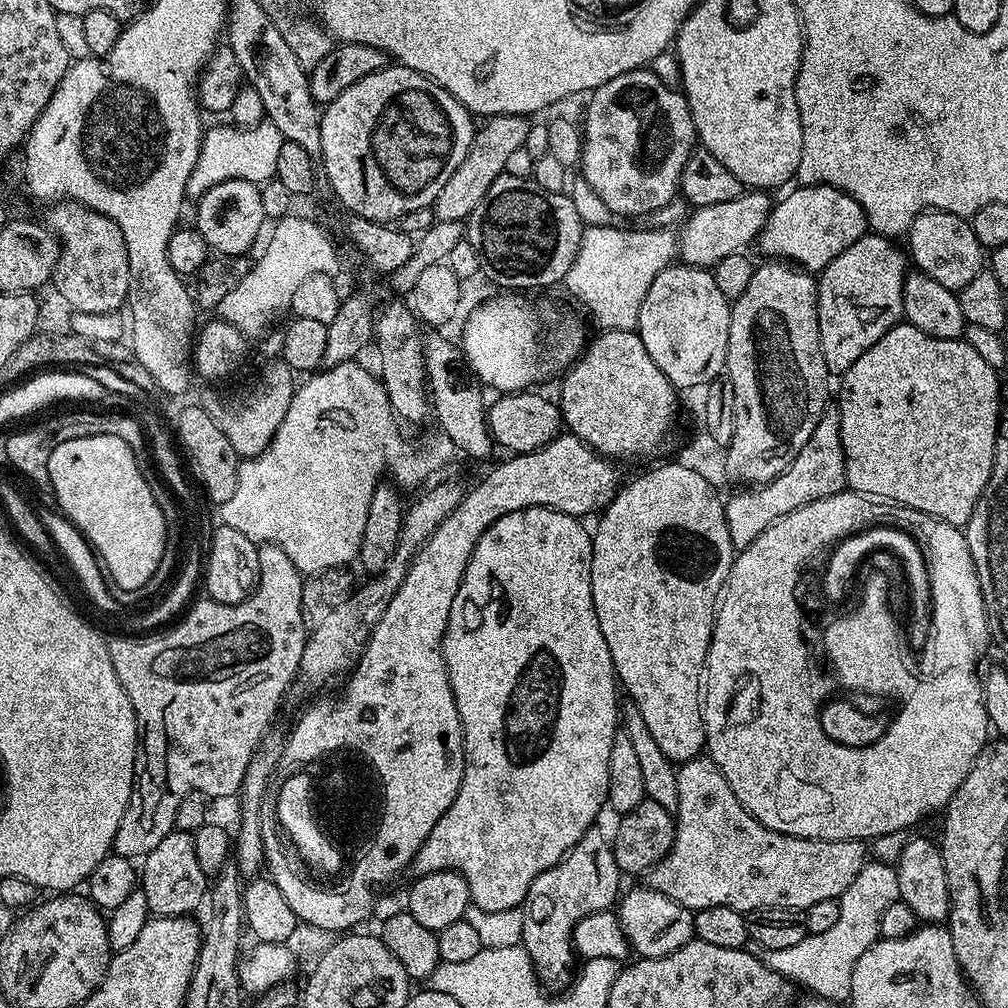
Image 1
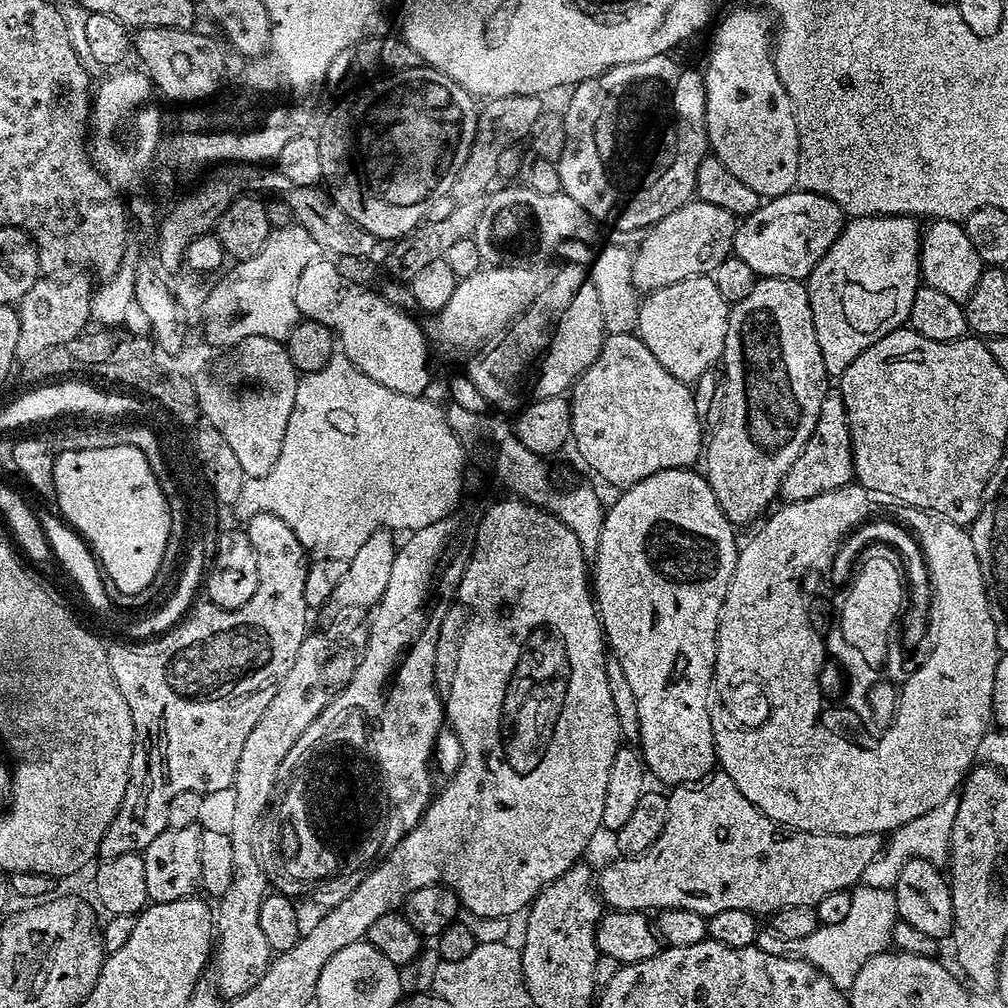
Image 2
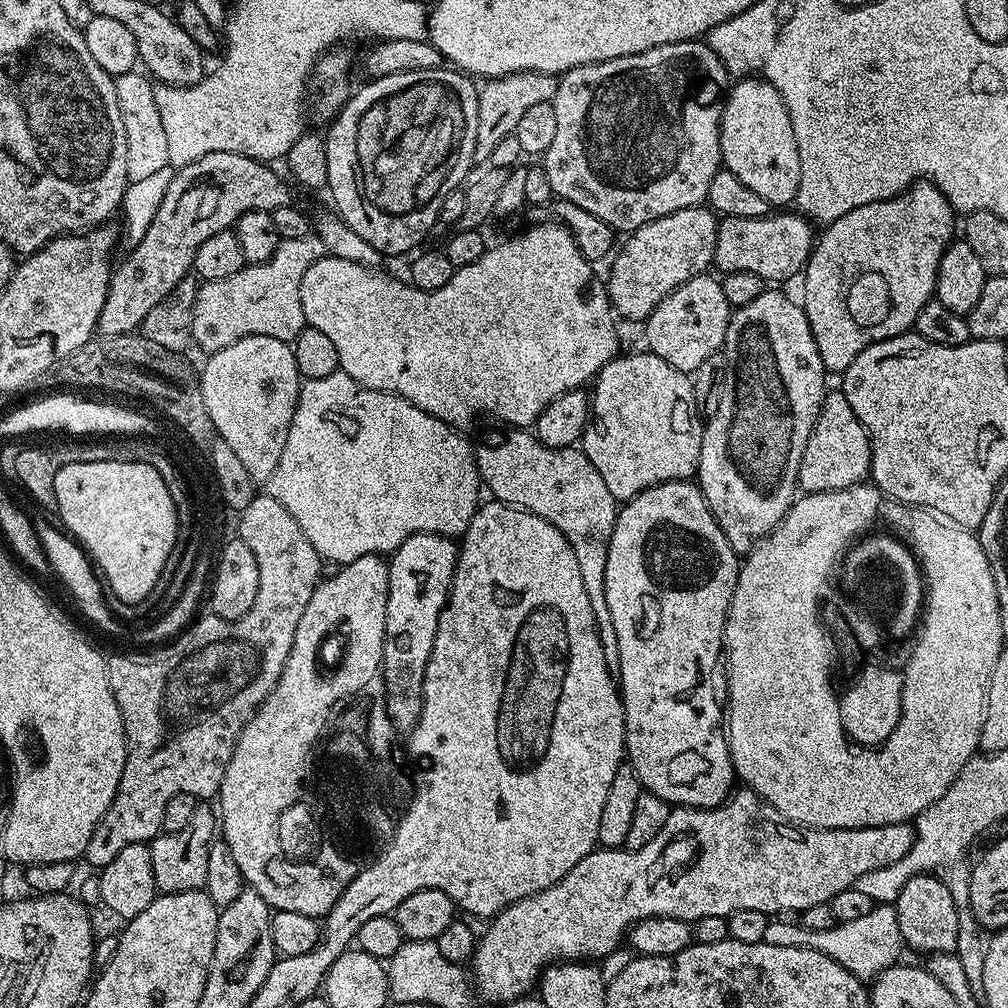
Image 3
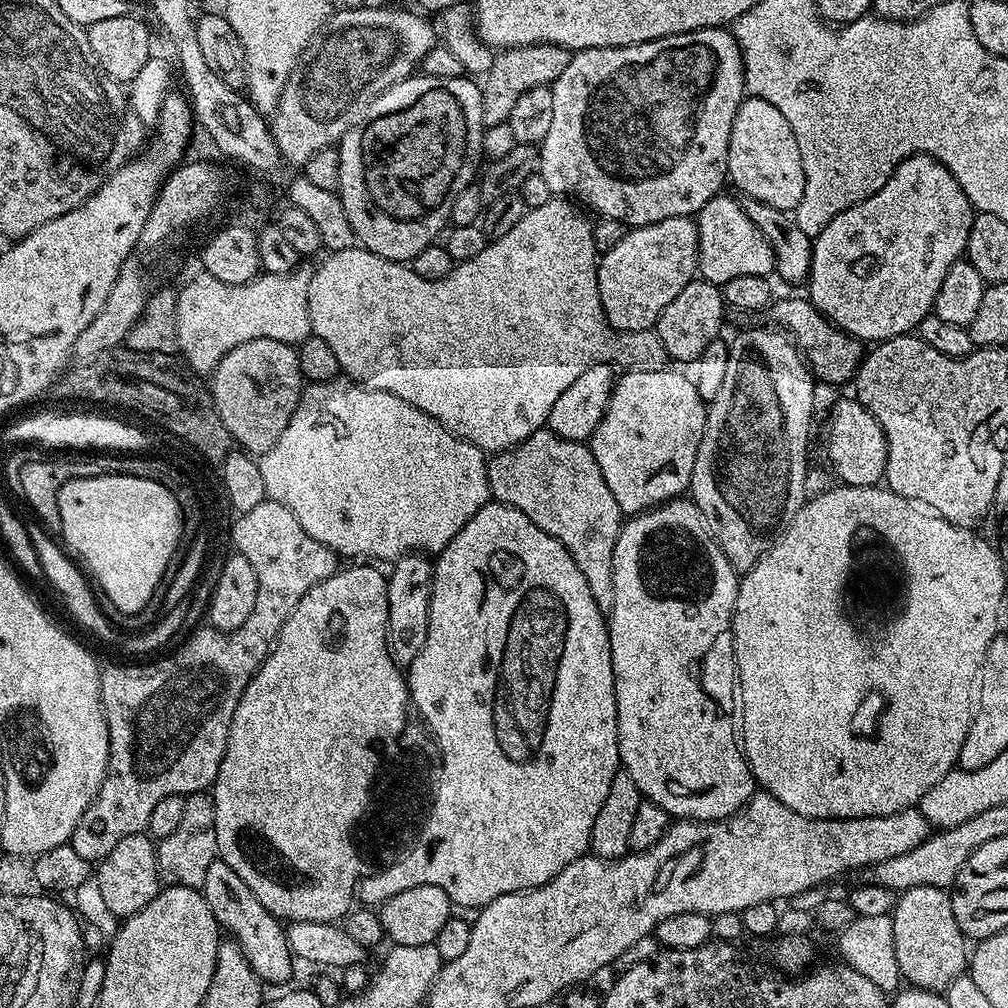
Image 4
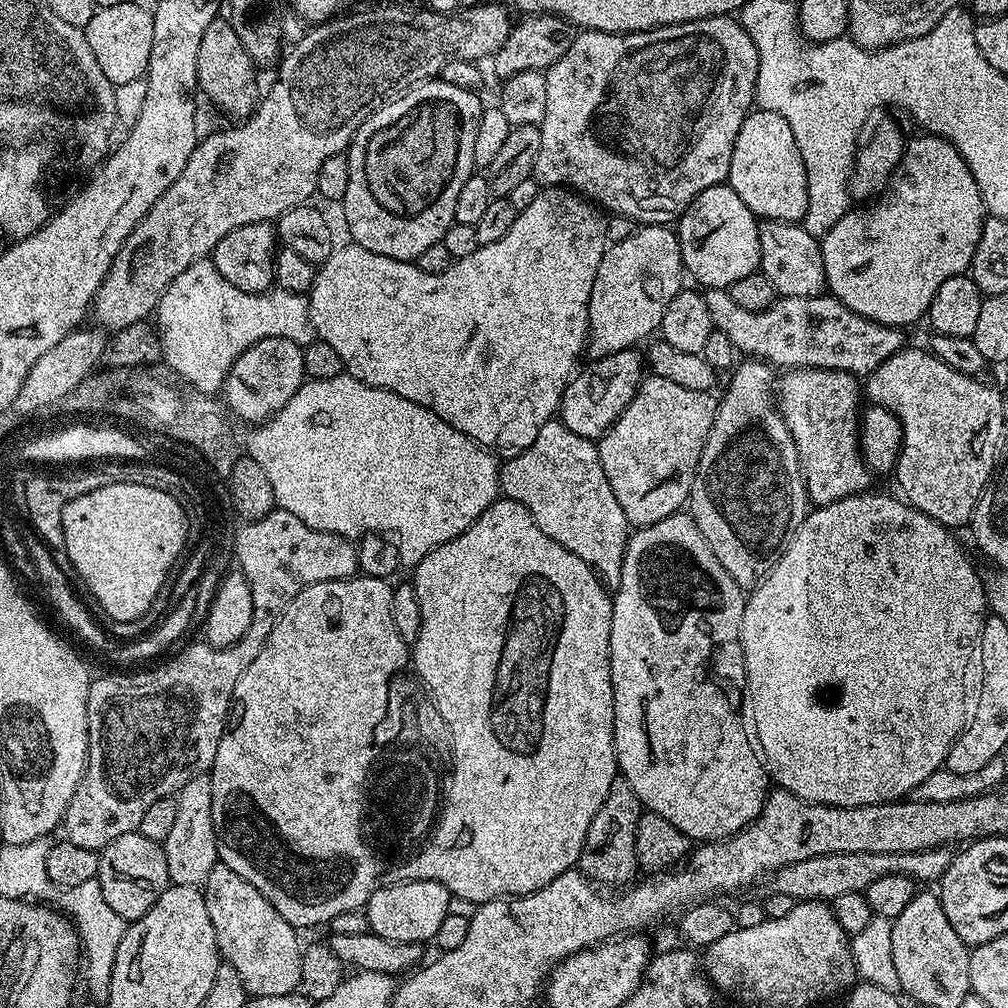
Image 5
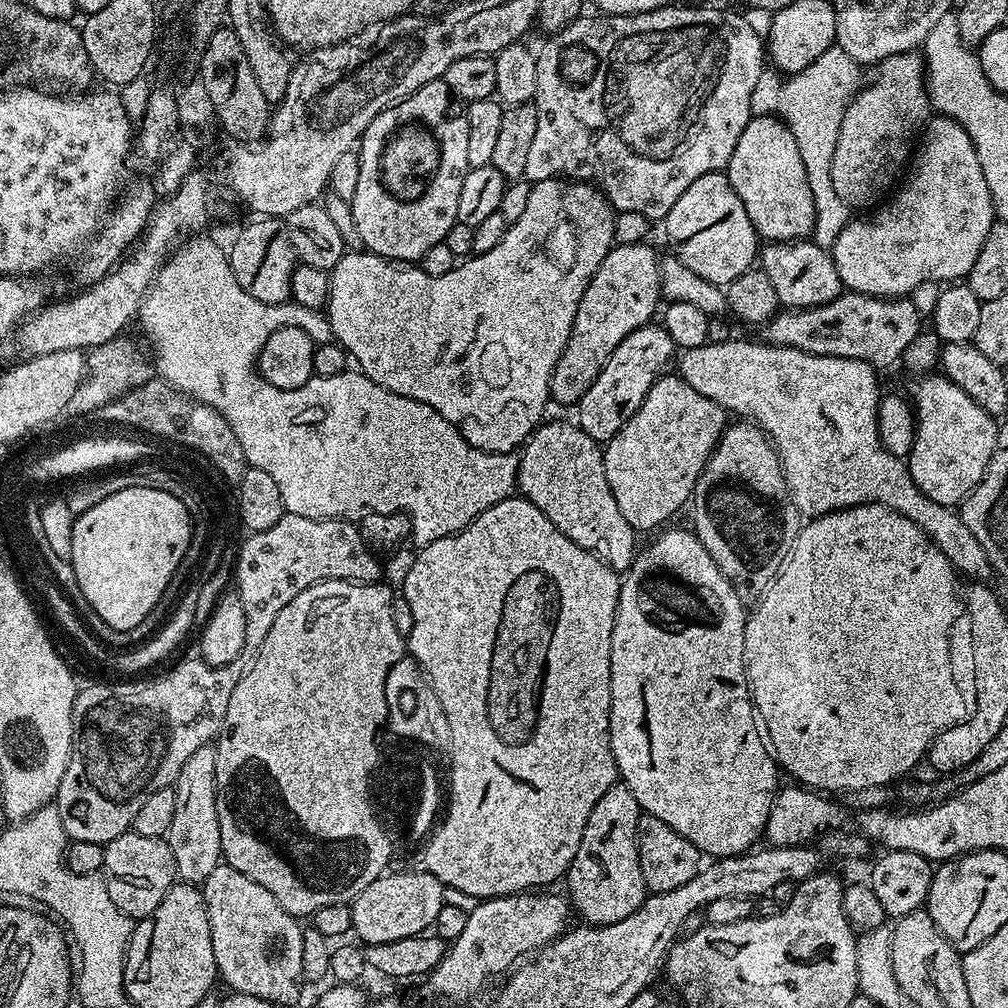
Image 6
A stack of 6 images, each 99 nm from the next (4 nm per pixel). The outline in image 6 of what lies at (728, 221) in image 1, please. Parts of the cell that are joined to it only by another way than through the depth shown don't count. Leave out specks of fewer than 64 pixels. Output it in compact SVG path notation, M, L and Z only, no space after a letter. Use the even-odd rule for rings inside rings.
M651 243L616 244L602 258L602 266L590 278L582 302L578 302L578 314L574 314L574 326L570 330L568 344L562 350L562 358L554 366L552 381L548 387L551 399L560 404L575 406L582 394L590 390L594 378L606 366L610 354L618 350L622 338L634 334L643 324L649 323L662 304L660 291L661 257L651 248Z

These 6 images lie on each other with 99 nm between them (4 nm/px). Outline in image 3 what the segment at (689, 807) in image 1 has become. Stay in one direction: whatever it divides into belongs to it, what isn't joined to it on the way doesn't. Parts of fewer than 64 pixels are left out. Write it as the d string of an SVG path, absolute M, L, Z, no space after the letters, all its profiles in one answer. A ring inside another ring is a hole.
M746 787L733 791L716 808L673 807L670 818L666 818L666 826L662 826L654 842L646 842L642 850L629 852L624 848L597 847L554 886L522 898L491 917L484 934L476 941L476 952L470 961L475 995L500 1006L527 997L531 993L528 991L537 987L548 965L599 961L621 947L628 929L646 918L669 916L695 922L711 916L729 916L738 910L802 913L810 906L829 903L834 894L842 894L842 890L853 887L862 874L894 865L910 853L914 841L911 823L869 828L797 826Z

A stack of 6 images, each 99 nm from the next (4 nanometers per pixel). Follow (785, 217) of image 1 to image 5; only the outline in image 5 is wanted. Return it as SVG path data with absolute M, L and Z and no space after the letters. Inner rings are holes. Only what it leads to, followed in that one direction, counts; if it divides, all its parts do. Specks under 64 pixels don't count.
M726 182L702 190L702 194L695 196L679 213L674 228L685 273L704 288L727 289L738 282L738 278L746 278L746 274L757 271L760 266L759 229L758 217Z

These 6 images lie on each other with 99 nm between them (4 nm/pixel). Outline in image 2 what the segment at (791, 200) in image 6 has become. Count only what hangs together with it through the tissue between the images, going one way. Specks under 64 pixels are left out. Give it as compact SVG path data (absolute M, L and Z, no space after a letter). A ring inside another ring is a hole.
M763 7L734 8L727 13L729 16L724 21L721 19L715 25L717 28L712 36L708 69L703 69L702 72L706 94L708 147L711 155L716 156L718 162L722 162L722 166L726 166L730 174L734 174L734 178L746 182L746 186L750 186L750 190L757 192L761 198L781 196L796 188L800 143L790 94L786 94L786 86L782 86L778 70L772 61L774 24Z

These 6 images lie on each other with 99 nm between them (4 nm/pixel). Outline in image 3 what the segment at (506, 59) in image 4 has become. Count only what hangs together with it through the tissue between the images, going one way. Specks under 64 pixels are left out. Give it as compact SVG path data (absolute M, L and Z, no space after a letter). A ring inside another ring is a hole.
M515 72L509 76L488 78L478 88L478 134L476 135L476 160L491 161L494 146L502 138L515 133L518 122L538 102L550 104L556 93L557 77L546 72Z

